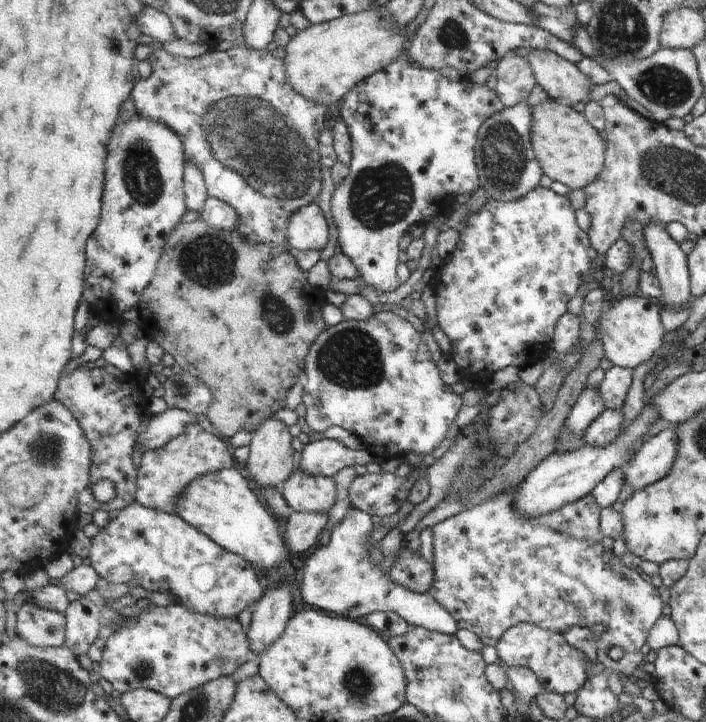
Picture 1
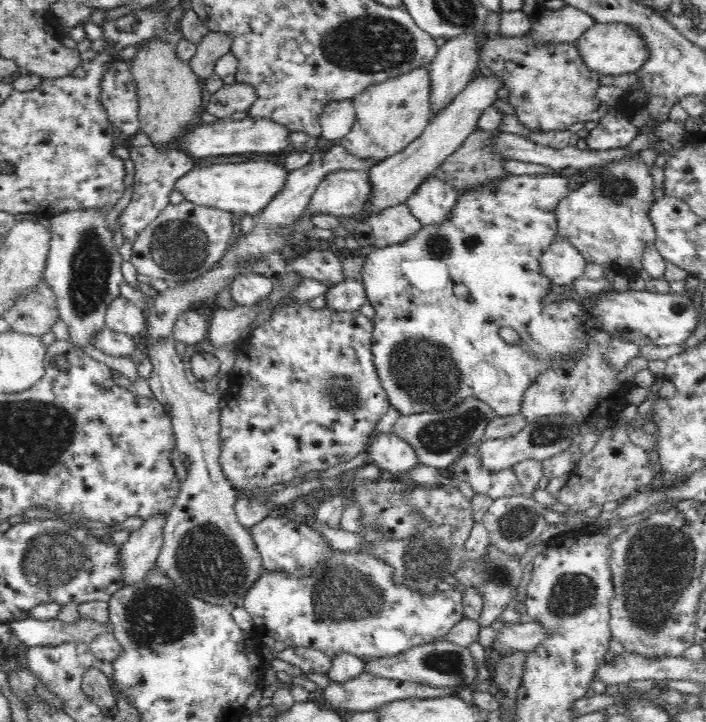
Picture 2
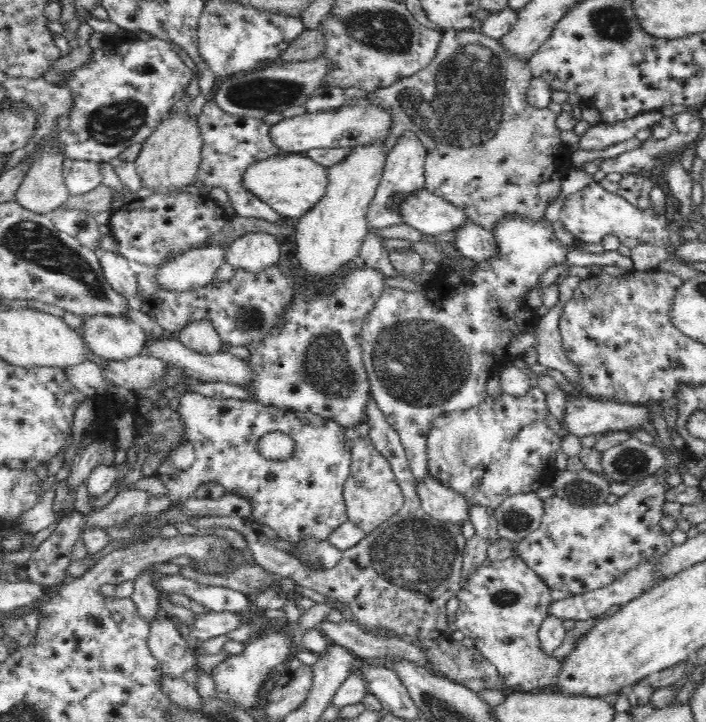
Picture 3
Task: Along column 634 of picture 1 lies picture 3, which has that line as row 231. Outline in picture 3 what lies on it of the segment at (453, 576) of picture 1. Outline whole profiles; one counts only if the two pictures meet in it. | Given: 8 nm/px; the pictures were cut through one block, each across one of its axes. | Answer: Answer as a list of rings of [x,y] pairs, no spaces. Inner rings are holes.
[[[588,184],[586,188],[582,188],[580,192],[572,194],[568,200],[566,200],[566,208],[562,210],[560,214],[560,220],[562,224],[566,226],[566,230],[572,232],[572,236],[576,240],[584,240],[588,244],[588,248],[596,248],[600,250],[602,246],[602,240],[608,236],[608,234],[614,234],[620,238],[620,242],[624,246],[628,246],[630,250],[636,248],[638,244],[644,244],[644,242],[650,242],[654,246],[662,246],[662,248],[678,248],[682,244],[682,236],[680,232],[672,232],[668,228],[668,220],[666,220],[666,206],[664,210],[656,216],[654,208],[650,206],[648,210],[640,210],[636,206],[632,206],[626,198],[622,198],[620,194],[612,194],[608,192],[606,188],[602,188],[602,184]]]

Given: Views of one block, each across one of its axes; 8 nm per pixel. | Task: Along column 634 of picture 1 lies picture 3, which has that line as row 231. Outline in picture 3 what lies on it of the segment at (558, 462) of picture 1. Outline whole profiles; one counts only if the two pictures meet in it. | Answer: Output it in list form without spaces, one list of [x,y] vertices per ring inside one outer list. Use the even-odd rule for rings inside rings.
[[[428,188],[416,190],[404,198],[400,202],[400,214],[404,224],[416,228],[426,236],[456,232],[460,226],[464,226],[464,222],[468,222],[468,214],[464,210],[432,194]]]

